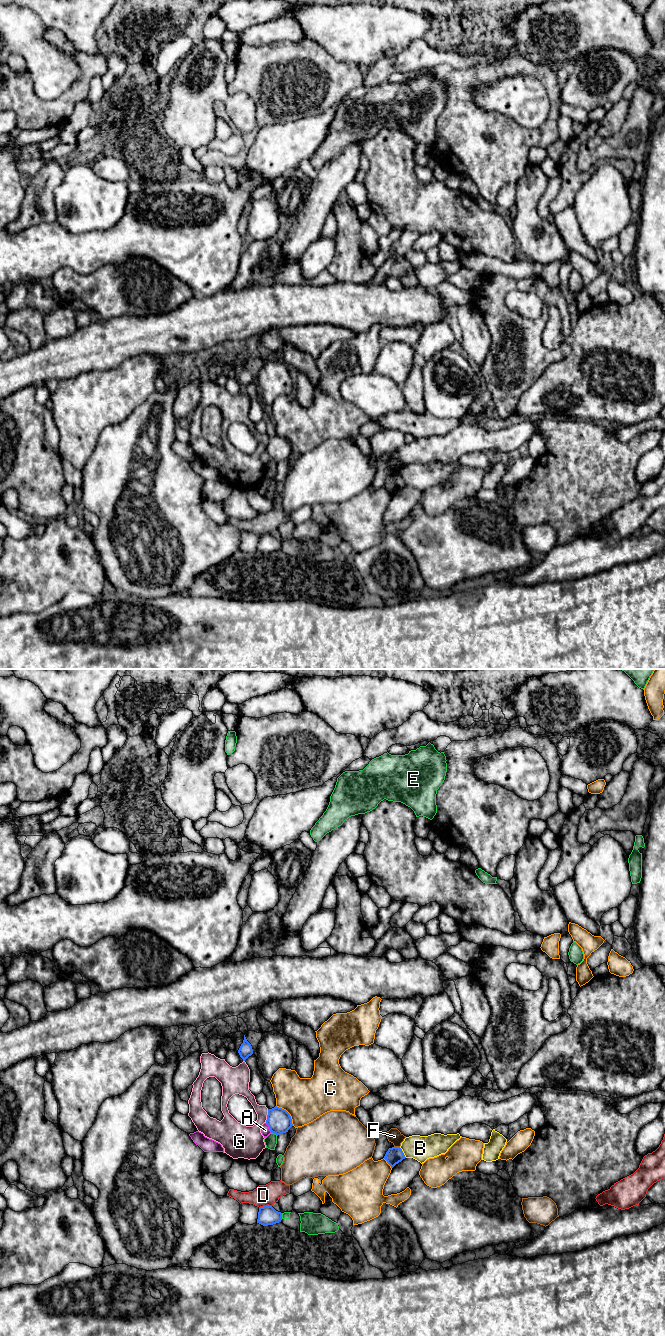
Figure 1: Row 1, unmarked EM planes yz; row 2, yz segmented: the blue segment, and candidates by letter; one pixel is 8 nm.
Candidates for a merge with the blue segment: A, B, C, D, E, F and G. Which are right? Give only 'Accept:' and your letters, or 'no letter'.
Accept: no letter

